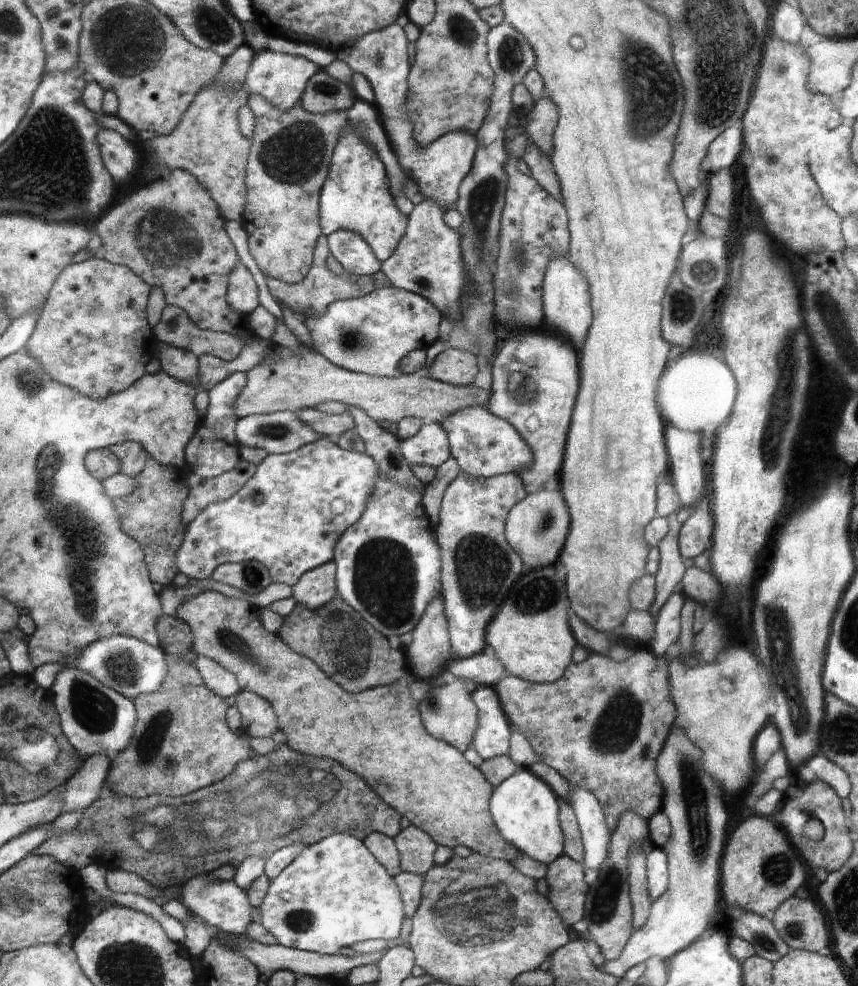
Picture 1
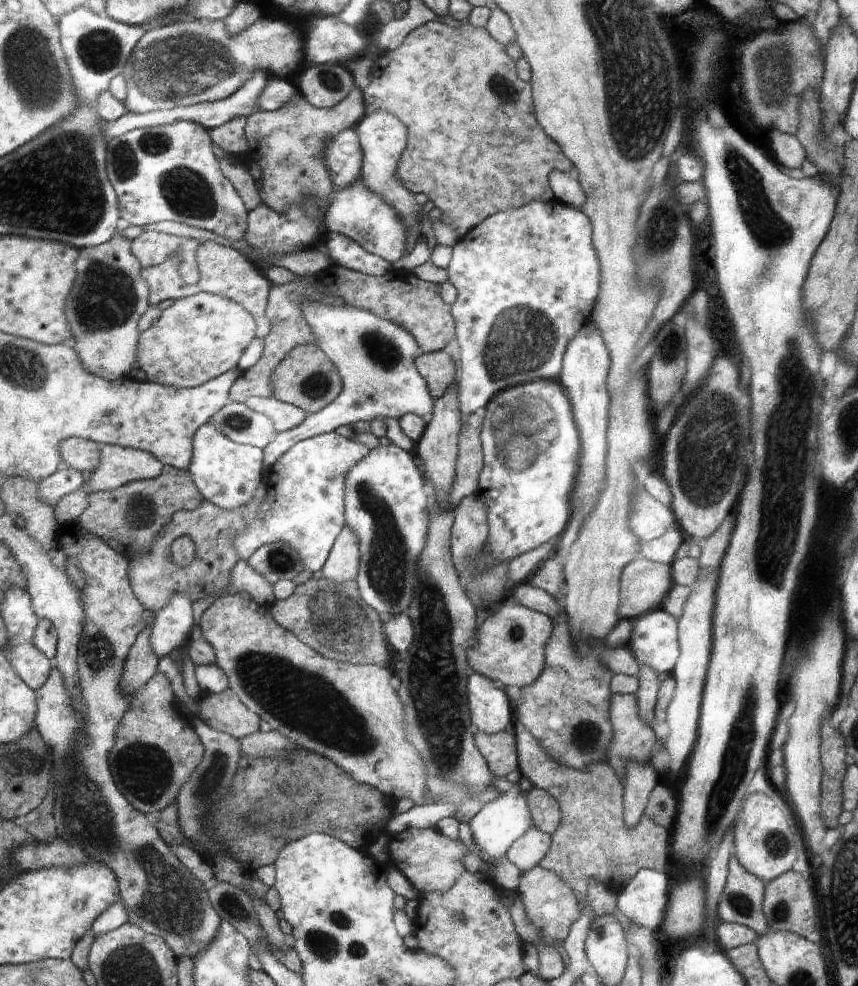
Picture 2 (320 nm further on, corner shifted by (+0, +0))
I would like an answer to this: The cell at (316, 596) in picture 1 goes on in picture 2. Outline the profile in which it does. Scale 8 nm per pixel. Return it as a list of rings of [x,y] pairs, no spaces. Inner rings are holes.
[[[346,527],[337,538],[325,566],[322,566],[323,578],[339,584],[355,581],[360,573],[360,557],[360,539],[352,528]]]

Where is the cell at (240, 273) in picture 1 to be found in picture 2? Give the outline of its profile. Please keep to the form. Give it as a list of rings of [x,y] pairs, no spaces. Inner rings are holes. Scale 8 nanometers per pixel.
[[[200,292],[176,300],[166,308],[137,344],[138,367],[148,382],[195,388],[237,368],[242,354],[257,336],[257,322],[232,299]]]

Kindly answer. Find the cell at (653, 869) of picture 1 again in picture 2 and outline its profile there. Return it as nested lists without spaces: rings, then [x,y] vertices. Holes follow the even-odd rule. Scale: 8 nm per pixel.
[[[643,869],[618,893],[617,908],[632,924],[654,932],[664,922],[664,910],[668,906],[666,890],[668,880],[664,874]]]

